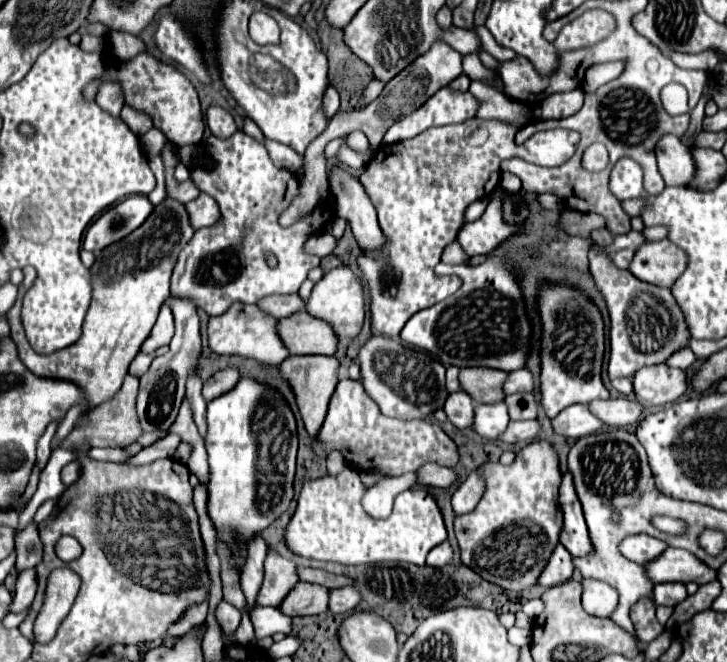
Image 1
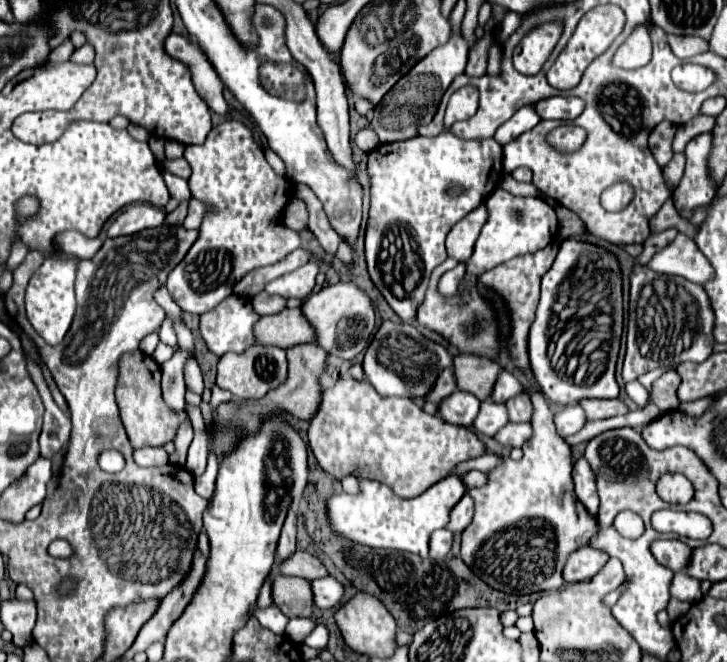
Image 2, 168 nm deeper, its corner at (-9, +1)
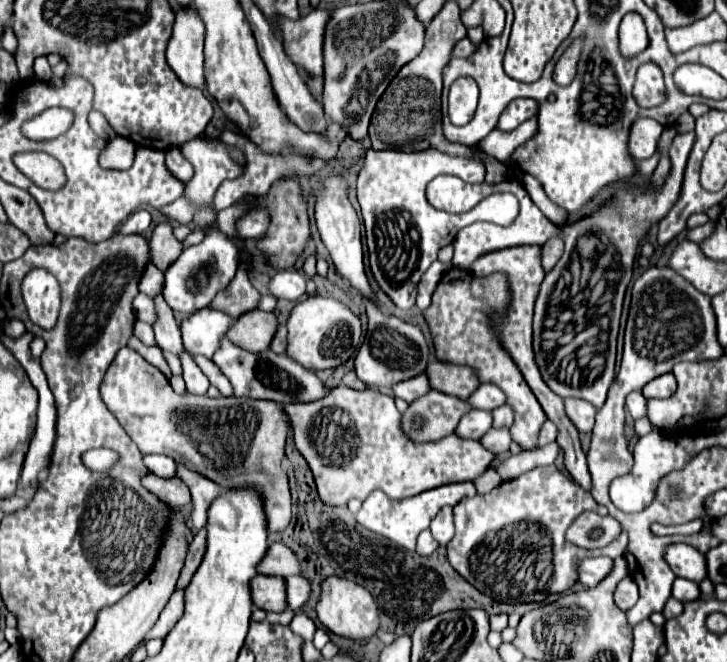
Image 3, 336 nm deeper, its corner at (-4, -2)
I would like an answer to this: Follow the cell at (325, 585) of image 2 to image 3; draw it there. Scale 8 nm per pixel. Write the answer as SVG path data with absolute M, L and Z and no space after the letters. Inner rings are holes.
M293 575L285 579L287 591L287 609L299 611L299 607L309 599L309 581L301 575Z

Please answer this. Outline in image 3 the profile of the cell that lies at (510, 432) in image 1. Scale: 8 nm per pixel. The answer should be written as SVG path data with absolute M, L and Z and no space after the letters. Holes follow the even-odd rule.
M489 429L489 433L485 433L485 437L481 437L479 441L493 455L501 455L509 451L511 435L509 435L509 429Z

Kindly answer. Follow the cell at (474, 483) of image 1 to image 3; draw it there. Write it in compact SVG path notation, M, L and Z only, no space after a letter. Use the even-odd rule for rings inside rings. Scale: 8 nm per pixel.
M445 507L441 513L431 521L431 535L439 545L447 545L453 539L455 527L453 527L453 509Z

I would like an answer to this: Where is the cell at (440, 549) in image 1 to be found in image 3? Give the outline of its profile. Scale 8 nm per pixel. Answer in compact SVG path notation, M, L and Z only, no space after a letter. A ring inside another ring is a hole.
M425 529L425 531L419 533L419 537L417 537L417 547L415 547L415 551L417 551L419 555L431 555L437 547L439 547L439 543L431 537L431 531L429 531L429 529Z

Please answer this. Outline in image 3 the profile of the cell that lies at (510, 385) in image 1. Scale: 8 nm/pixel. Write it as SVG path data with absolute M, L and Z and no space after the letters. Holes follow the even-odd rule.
M483 383L479 385L471 397L469 397L469 405L475 409L485 409L485 411L493 411L501 405L505 405L505 393L493 385L493 383Z

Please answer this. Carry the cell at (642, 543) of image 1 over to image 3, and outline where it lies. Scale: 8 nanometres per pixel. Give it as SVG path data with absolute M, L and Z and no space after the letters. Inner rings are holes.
M683 543L669 545L665 551L665 559L673 569L673 573L677 573L677 577L691 579L695 583L701 583L707 577L705 555L689 545L683 545Z

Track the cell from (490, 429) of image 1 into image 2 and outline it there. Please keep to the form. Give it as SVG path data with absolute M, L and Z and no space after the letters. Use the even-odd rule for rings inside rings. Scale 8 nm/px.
M486 400L486 402L482 402L480 414L474 420L474 428L486 436L494 436L508 422L510 422L510 418L508 418L506 406Z

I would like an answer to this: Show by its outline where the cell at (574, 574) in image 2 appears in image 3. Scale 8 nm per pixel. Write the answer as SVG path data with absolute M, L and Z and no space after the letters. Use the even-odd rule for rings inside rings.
M609 557L585 559L579 567L579 581L587 587L595 587L611 573L611 569L613 569L613 559L609 559Z

